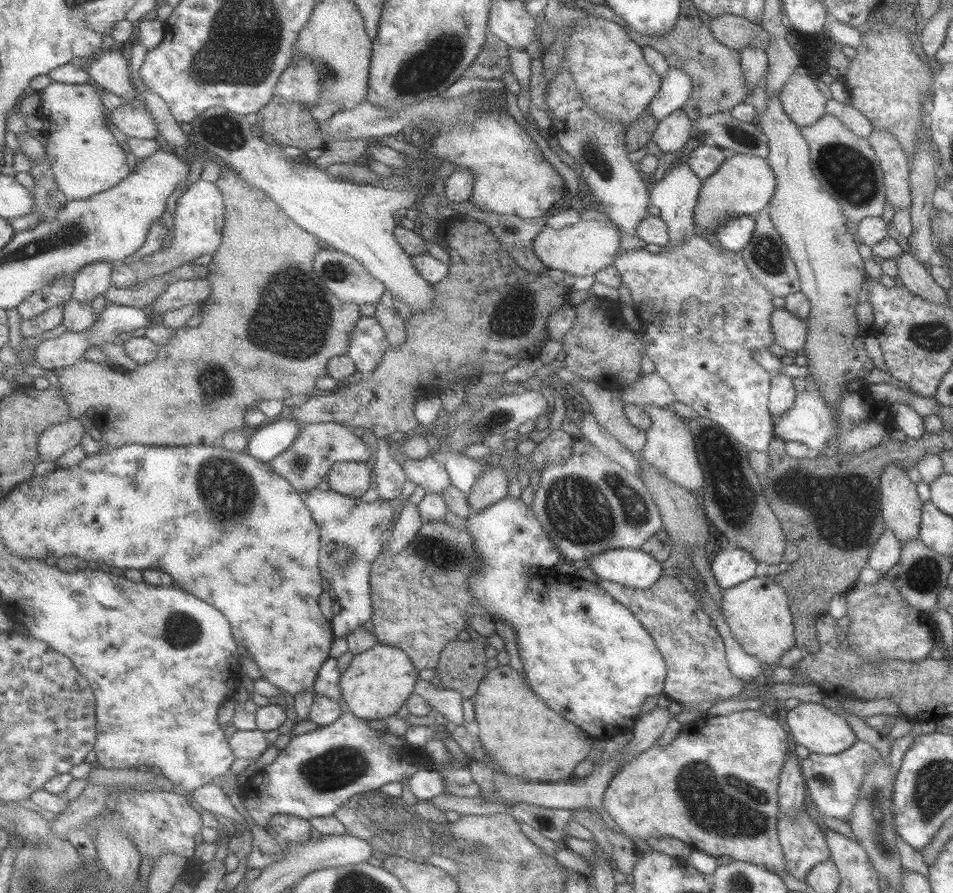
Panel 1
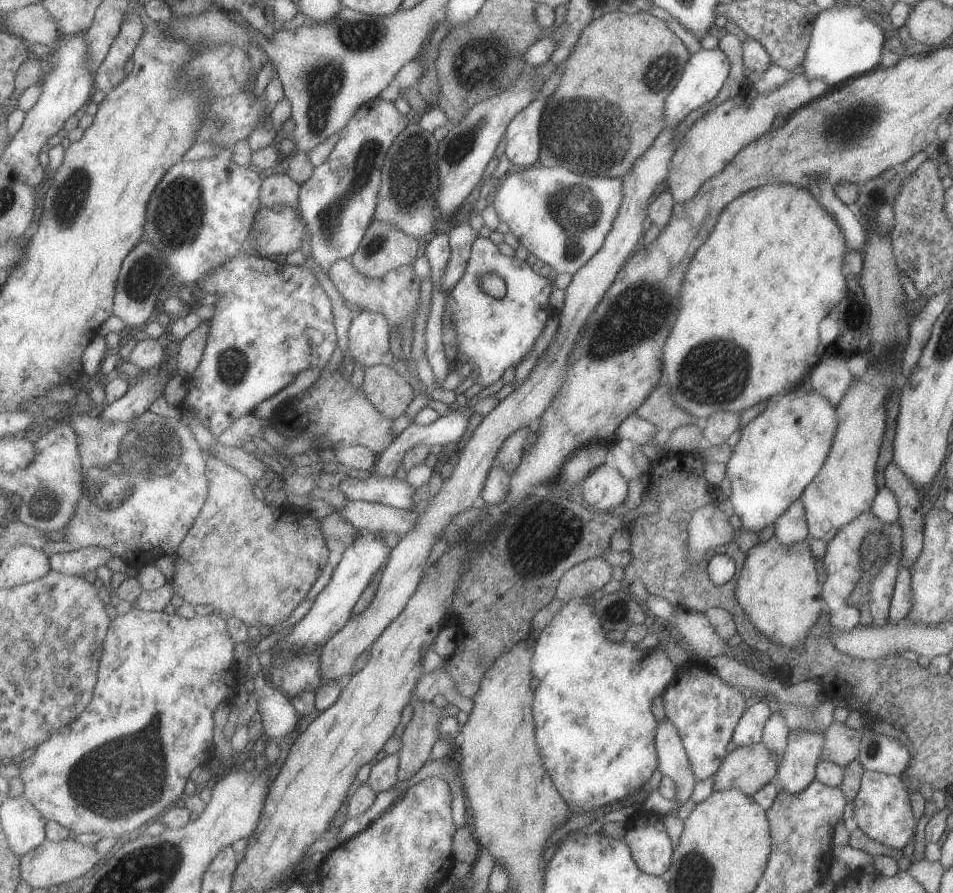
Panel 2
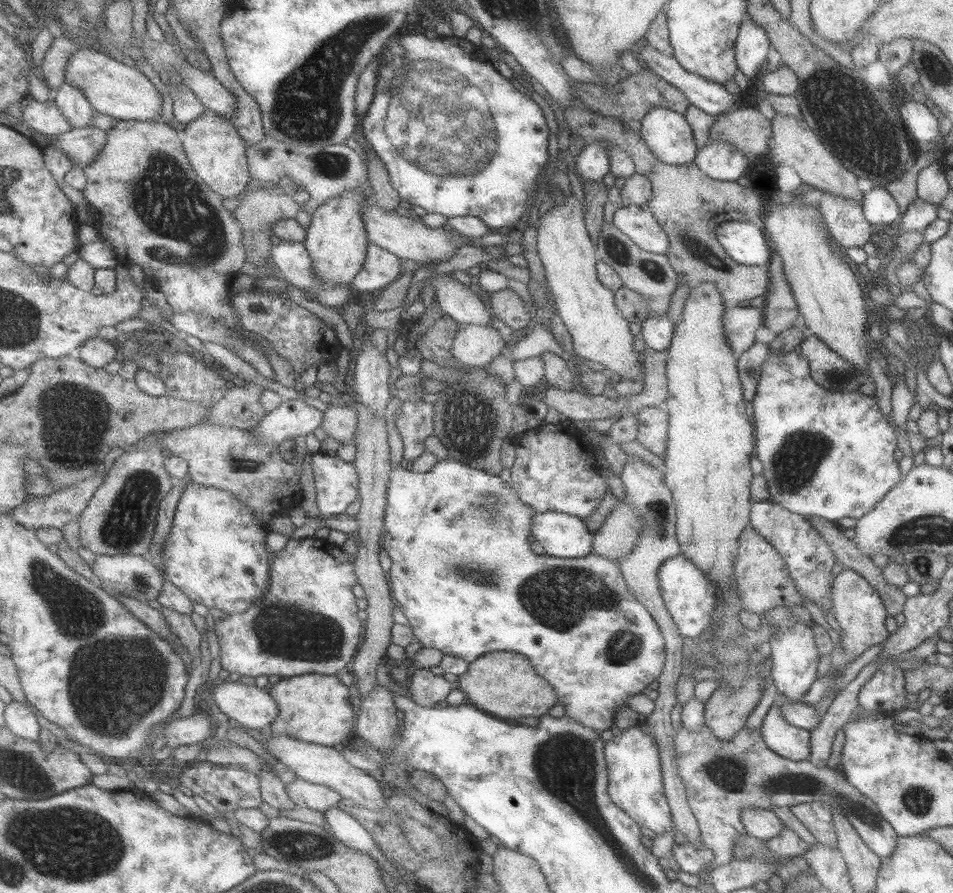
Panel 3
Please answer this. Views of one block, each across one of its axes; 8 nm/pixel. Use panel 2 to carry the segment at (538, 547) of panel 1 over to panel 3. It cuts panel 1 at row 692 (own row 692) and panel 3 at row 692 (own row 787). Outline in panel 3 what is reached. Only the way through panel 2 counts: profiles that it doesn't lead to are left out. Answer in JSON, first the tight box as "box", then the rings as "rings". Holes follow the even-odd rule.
{"box":[383,457,666,733],"rings":[[[451,457],[439,461],[434,470],[425,473],[414,469],[408,470],[403,463],[392,471],[387,531],[383,537],[383,546],[394,559],[394,566],[390,572],[393,595],[409,618],[417,640],[425,647],[442,650],[446,655],[459,657],[470,664],[492,652],[522,652],[534,662],[539,674],[556,688],[557,694],[560,694],[561,704],[568,709],[567,715],[570,718],[582,722],[584,726],[588,726],[598,733],[614,729],[614,714],[620,708],[629,706],[628,698],[641,694],[649,684],[656,682],[663,672],[666,657],[663,635],[660,633],[658,623],[654,621],[644,604],[638,602],[636,596],[628,590],[619,563],[594,552],[587,554],[584,558],[560,558],[547,553],[536,554],[532,548],[536,516],[538,516],[538,511],[520,497],[520,493],[512,487],[512,484],[506,482],[502,476],[492,474],[491,471],[476,468],[472,464],[460,462]]]}

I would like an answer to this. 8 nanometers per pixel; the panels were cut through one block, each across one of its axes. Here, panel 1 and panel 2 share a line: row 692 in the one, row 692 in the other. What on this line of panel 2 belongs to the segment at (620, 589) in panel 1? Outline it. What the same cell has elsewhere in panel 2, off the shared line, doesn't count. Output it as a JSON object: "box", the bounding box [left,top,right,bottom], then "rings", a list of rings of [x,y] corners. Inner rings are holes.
{"box":[661,657,748,781],"rings":[[[696,657],[689,658],[677,668],[676,675],[661,695],[667,718],[676,726],[698,781],[714,778],[720,770],[724,758],[729,754],[726,746],[732,741],[734,730],[748,708],[747,693],[736,690],[711,670],[708,664]]]}

